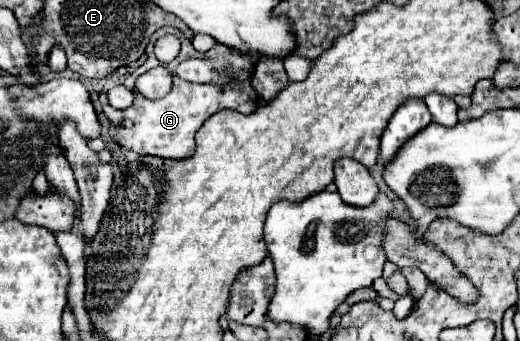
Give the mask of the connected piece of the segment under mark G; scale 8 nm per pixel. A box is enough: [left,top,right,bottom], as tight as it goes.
[109,26,261,158]

